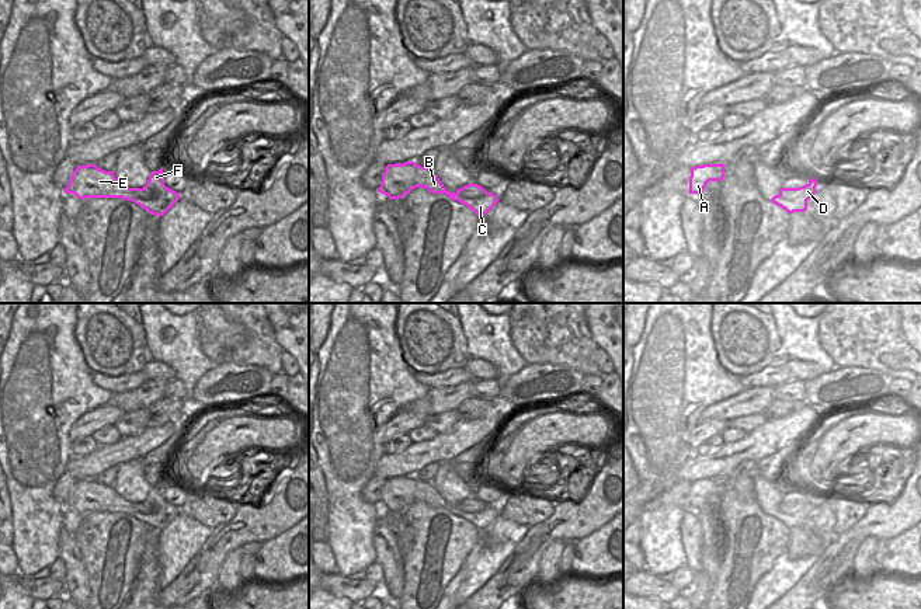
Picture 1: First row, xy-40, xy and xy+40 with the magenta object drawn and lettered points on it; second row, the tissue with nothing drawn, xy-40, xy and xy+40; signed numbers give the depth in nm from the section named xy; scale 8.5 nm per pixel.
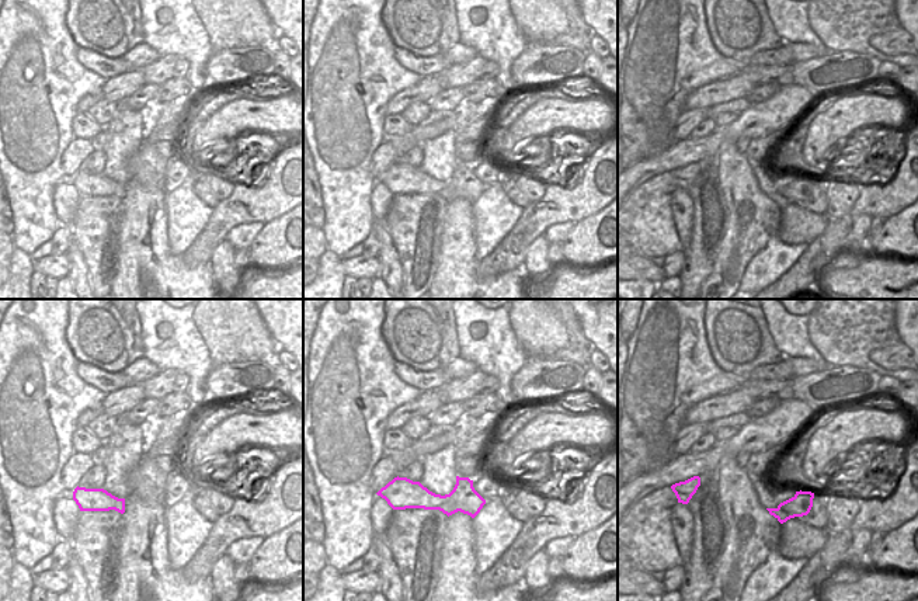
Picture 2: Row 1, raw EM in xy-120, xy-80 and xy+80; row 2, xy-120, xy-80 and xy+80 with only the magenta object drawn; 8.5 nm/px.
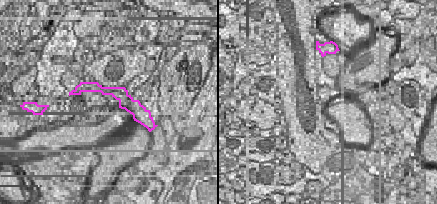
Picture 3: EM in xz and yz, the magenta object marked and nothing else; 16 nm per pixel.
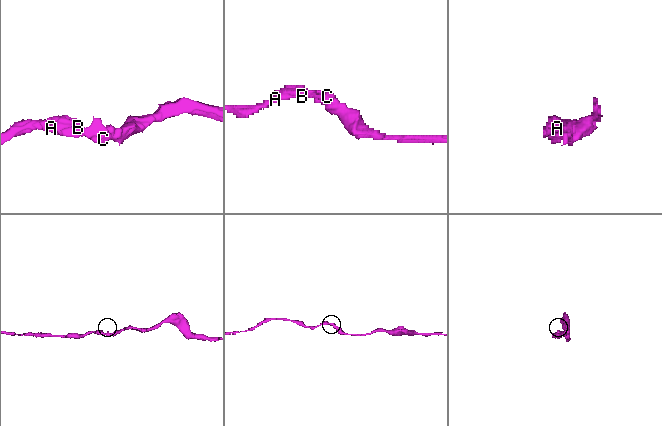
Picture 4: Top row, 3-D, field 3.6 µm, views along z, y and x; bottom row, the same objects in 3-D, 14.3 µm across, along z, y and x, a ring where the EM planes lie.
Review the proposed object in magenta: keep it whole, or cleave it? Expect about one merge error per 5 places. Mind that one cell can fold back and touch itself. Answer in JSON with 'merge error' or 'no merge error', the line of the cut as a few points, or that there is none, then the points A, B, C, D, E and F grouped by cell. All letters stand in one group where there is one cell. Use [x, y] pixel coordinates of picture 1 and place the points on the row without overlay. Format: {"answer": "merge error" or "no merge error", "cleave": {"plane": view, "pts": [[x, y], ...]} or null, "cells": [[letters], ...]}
{"answer": "no merge error", "cleave": null, "cells": [["A", "B", "C", "D", "E", "F"]]}

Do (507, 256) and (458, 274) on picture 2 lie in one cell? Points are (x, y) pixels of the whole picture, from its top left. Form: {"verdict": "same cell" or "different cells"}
{"verdict": "different cells"}

